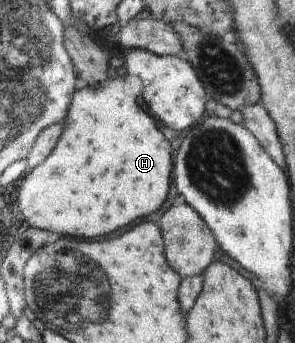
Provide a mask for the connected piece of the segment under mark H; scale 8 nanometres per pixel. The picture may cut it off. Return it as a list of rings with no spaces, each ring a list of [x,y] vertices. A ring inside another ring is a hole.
[[[120,72],[102,89],[82,83],[73,95],[65,132],[54,153],[22,177],[18,201],[30,227],[58,232],[63,236],[98,239],[112,235],[138,219],[150,217],[164,207],[176,174],[172,142],[158,129],[160,122],[150,114],[147,106],[124,89],[124,72]]]

